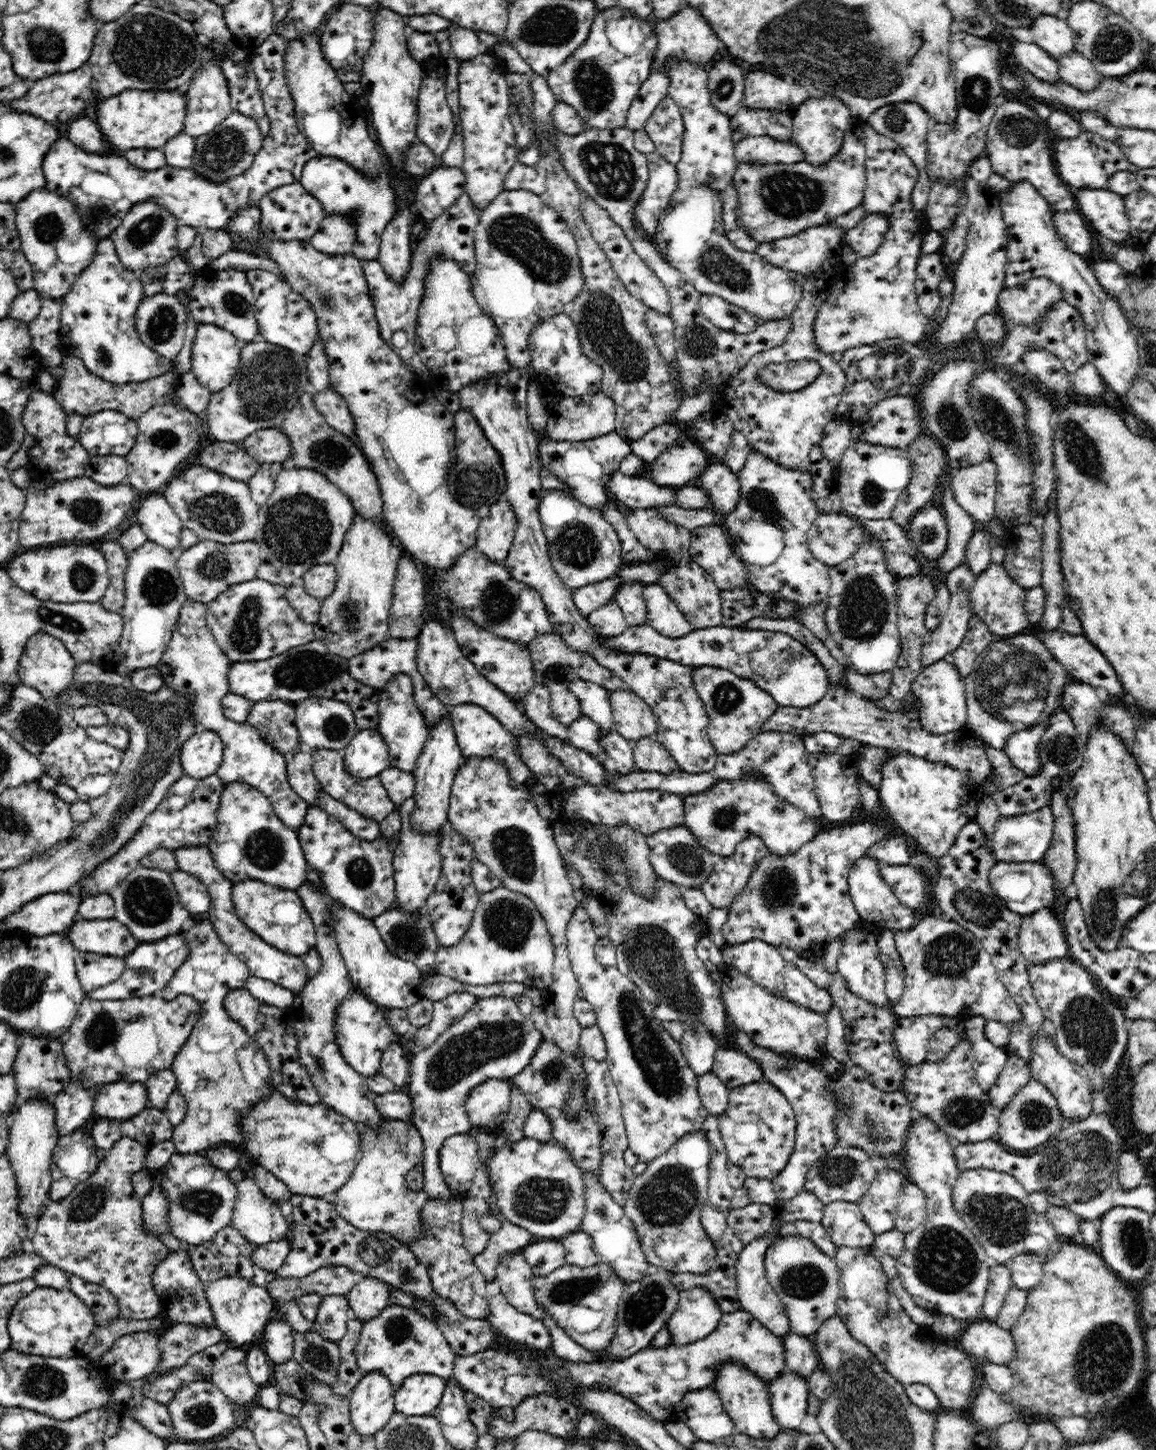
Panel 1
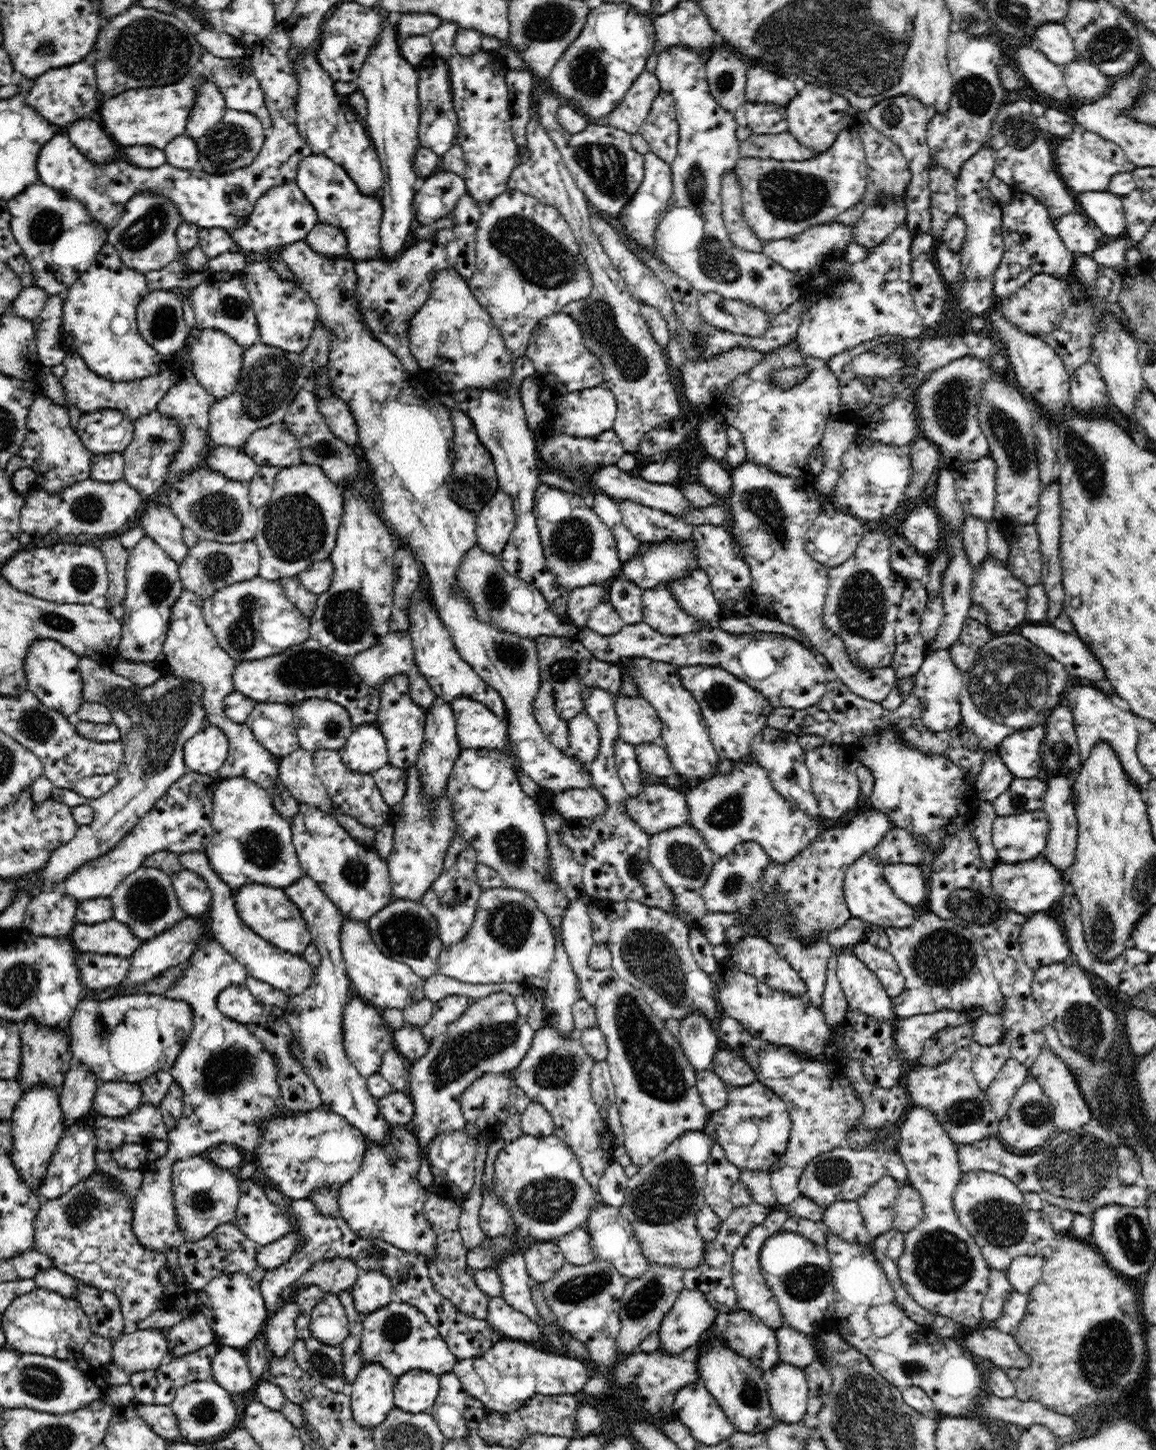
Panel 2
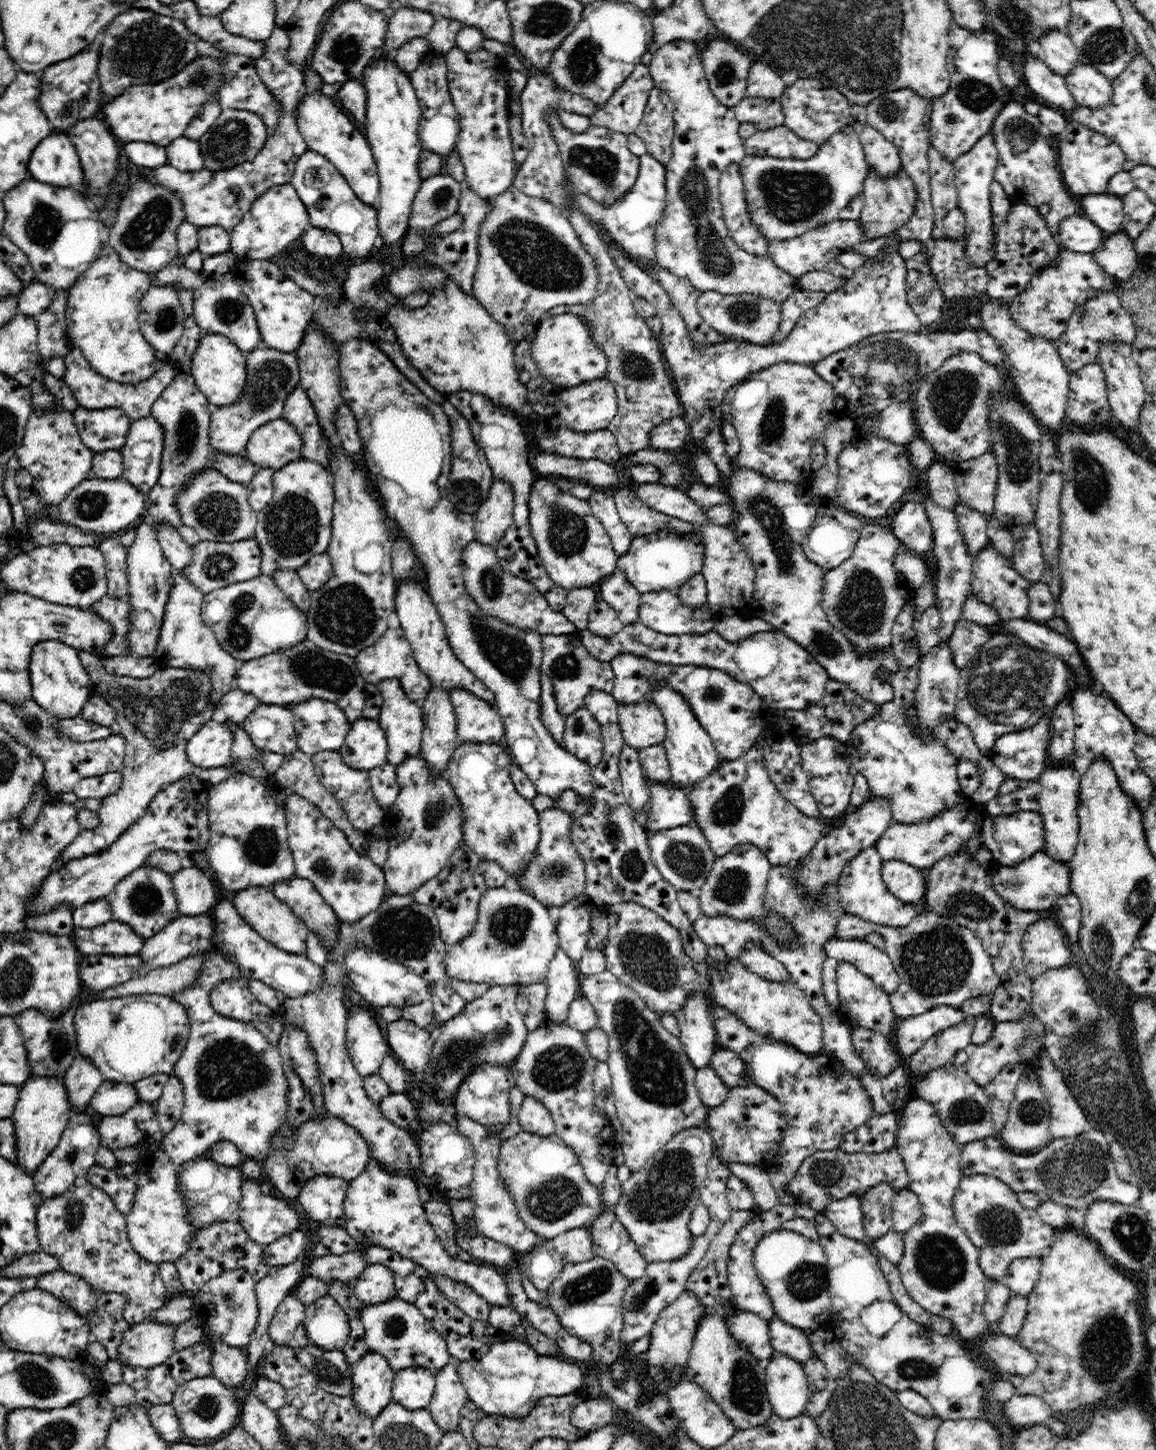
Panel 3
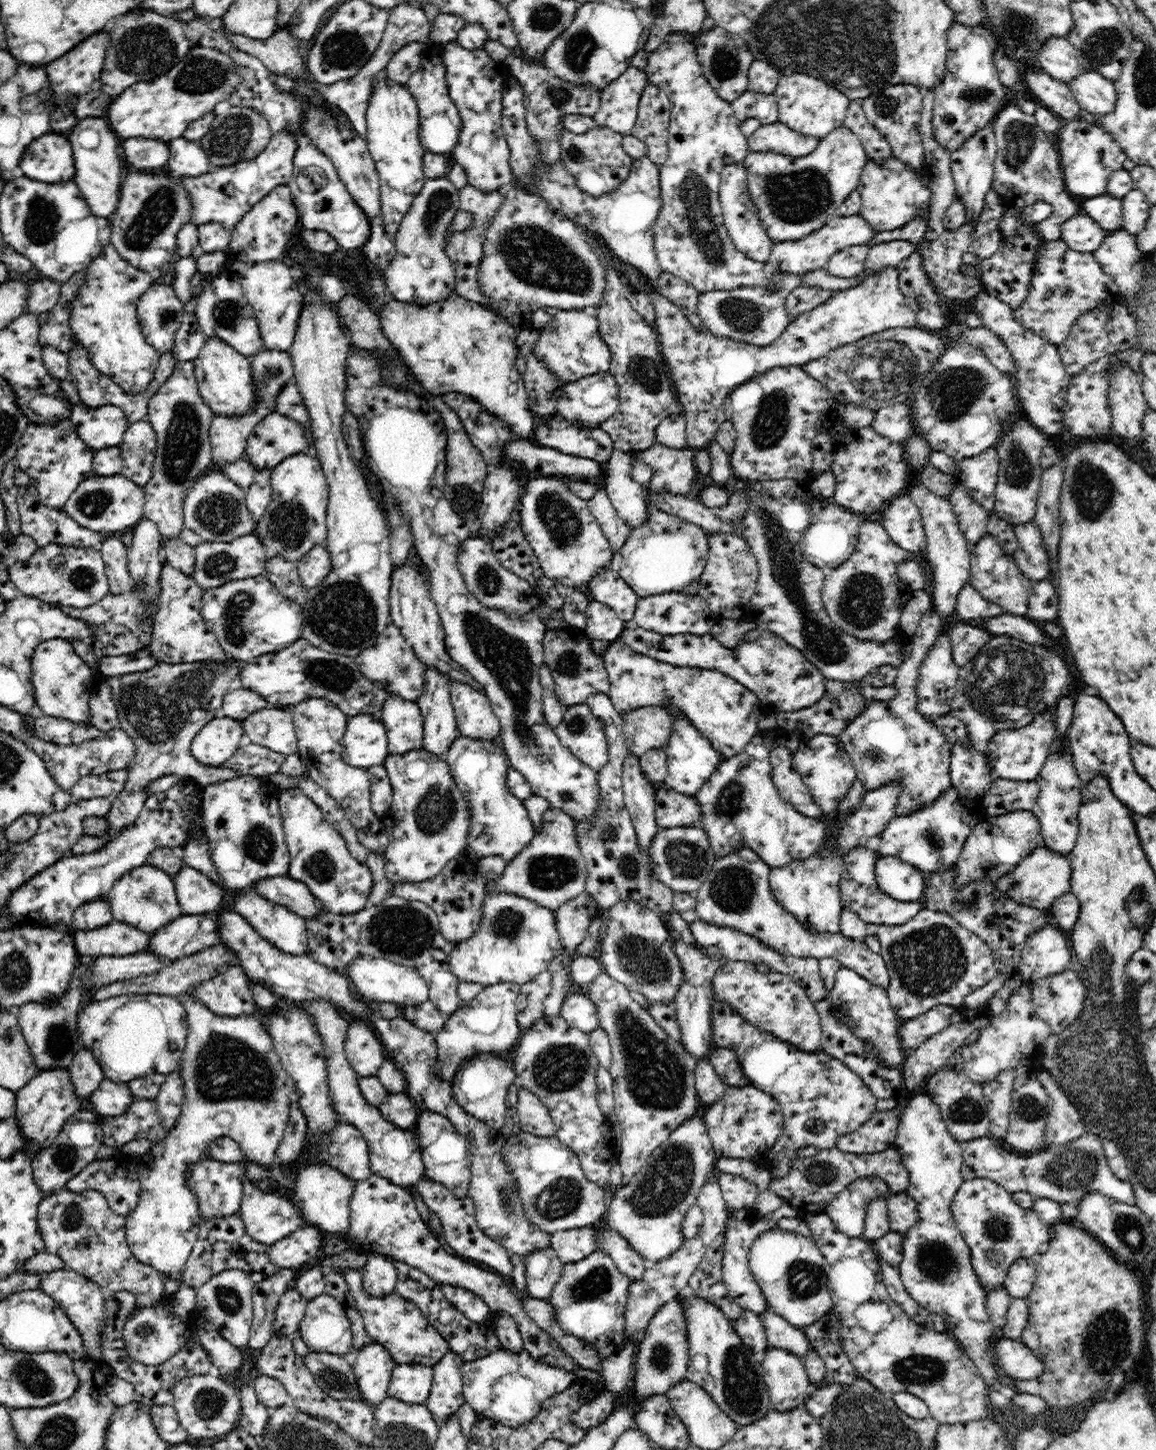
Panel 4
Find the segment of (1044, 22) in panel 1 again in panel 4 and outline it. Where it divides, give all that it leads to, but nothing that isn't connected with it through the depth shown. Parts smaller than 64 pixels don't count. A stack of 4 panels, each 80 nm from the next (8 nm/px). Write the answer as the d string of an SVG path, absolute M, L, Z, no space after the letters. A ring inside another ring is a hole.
M1055 37L1040 46L1036 63L1054 80L1068 85L1082 69L1077 56L1076 47L1068 38Z

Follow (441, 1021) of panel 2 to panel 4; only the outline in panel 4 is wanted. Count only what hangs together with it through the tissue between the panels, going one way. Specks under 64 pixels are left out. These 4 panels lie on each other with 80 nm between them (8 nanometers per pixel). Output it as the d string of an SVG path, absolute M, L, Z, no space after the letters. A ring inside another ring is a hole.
M390 895L380 904L368 904L357 913L340 915L340 913L320 911L315 917L306 919L305 925L308 933L308 955L317 963L330 969L343 971L354 958L360 958L360 956L384 958L392 963L416 969L416 972L428 983L429 1001L434 1003L438 1011L451 1015L462 1006L463 1002L457 994L458 983L461 980L452 974L452 969L448 965L450 952L456 944L446 941L442 936L439 929L439 917L427 904Z

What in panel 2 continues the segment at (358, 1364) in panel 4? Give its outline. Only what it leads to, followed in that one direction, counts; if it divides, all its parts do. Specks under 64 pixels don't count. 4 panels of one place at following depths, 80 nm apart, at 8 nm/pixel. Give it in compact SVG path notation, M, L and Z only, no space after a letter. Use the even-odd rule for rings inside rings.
M378 1362L362 1365L350 1391L354 1420L364 1427L378 1426L395 1406L393 1394L396 1378Z

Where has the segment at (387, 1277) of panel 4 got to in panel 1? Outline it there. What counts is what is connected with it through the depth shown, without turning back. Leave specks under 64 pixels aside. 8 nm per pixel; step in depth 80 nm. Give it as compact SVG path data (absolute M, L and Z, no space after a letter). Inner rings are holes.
M359 1277L356 1286L346 1295L353 1317L366 1322L389 1305L388 1283L374 1277Z

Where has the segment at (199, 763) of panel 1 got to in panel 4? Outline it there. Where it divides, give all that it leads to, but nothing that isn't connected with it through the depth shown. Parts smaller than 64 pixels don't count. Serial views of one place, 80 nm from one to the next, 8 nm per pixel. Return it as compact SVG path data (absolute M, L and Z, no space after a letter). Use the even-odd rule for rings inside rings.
M215 717L196 733L191 745L192 755L207 766L220 766L243 745L244 734L242 721Z

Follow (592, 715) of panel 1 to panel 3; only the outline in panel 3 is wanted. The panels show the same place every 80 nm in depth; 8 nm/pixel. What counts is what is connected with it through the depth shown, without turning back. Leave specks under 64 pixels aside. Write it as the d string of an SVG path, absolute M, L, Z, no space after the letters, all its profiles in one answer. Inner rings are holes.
M592 690L584 698L584 707L600 724L604 744L601 762L592 767L596 784L593 808L585 819L576 819L570 838L585 865L586 884L584 895L598 907L607 909L620 903L638 903L655 913L679 930L685 953L692 958L695 969L708 974L712 961L707 955L708 946L694 930L693 922L686 916L677 899L677 890L666 882L651 860L649 833L634 816L623 794L619 774L619 757L625 748L618 719L618 703L611 693Z

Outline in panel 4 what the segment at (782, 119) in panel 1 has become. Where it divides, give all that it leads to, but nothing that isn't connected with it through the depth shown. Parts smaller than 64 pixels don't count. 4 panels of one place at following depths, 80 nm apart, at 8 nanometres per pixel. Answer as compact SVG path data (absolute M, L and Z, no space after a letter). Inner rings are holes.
M744 91L736 100L731 102L736 118L745 121L747 118L756 118L760 124L768 124L778 121L777 96Z

